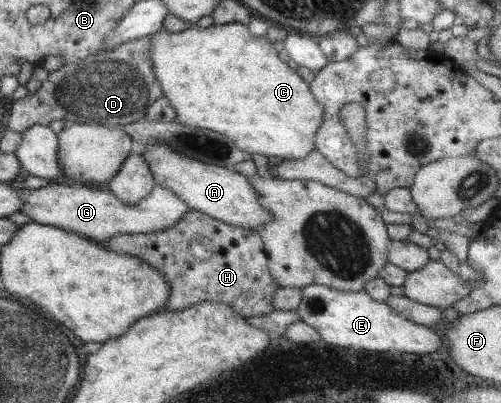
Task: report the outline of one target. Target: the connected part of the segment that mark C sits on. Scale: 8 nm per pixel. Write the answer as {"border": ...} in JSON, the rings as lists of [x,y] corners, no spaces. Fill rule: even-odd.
{"border":[[[223,23],[219,25],[211,24],[206,28],[198,27],[191,24],[185,31],[179,33],[169,33],[165,29],[161,29],[151,34],[151,45],[149,45],[149,60],[151,60],[151,68],[155,72],[157,84],[161,86],[161,93],[169,105],[175,110],[175,120],[179,124],[191,125],[191,127],[201,127],[201,129],[213,129],[217,133],[227,135],[229,139],[233,139],[235,147],[241,152],[252,155],[262,155],[265,157],[277,157],[283,160],[301,160],[302,157],[308,155],[315,150],[314,139],[316,137],[317,127],[321,125],[323,119],[323,106],[313,98],[308,83],[295,72],[294,66],[290,63],[284,63],[277,58],[278,45],[272,44],[265,37],[256,38],[249,33],[246,25],[242,23]]]}

